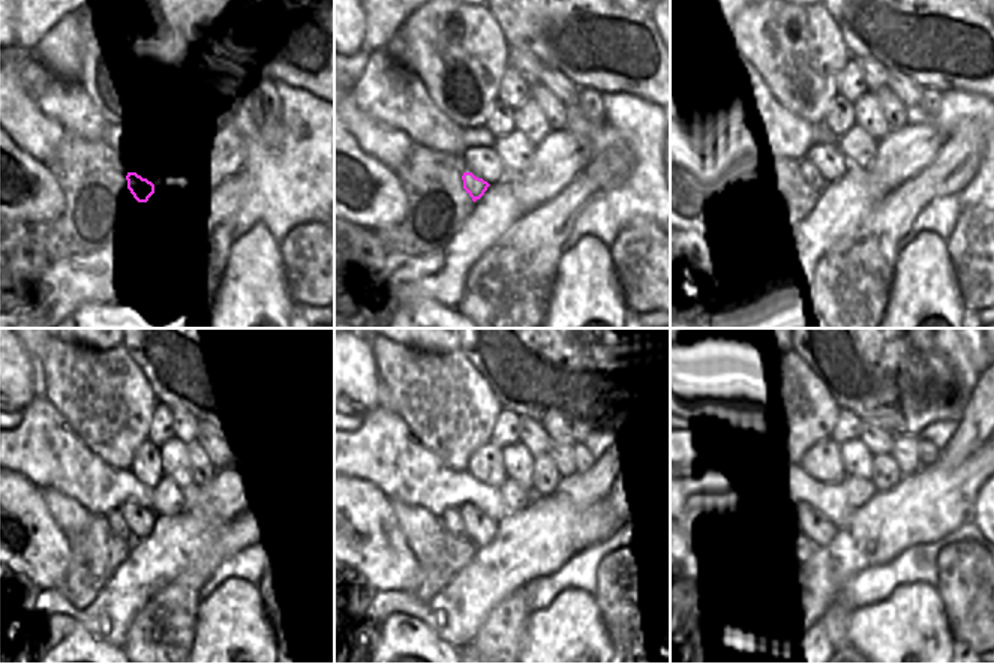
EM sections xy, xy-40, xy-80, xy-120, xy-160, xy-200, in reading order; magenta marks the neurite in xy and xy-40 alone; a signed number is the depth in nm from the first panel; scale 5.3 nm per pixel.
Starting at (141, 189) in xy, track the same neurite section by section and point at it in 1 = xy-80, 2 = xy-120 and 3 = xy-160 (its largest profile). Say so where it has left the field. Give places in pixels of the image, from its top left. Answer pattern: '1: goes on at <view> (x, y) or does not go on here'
1: goes on at xy-80 (802, 189)
2: goes on at xy-120 (114, 517)
3: goes on at xy-160 (450, 519)

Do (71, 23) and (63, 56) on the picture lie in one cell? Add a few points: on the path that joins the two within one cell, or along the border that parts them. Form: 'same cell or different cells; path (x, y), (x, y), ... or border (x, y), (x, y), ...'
same cell; path (68, 30), (63, 48)

